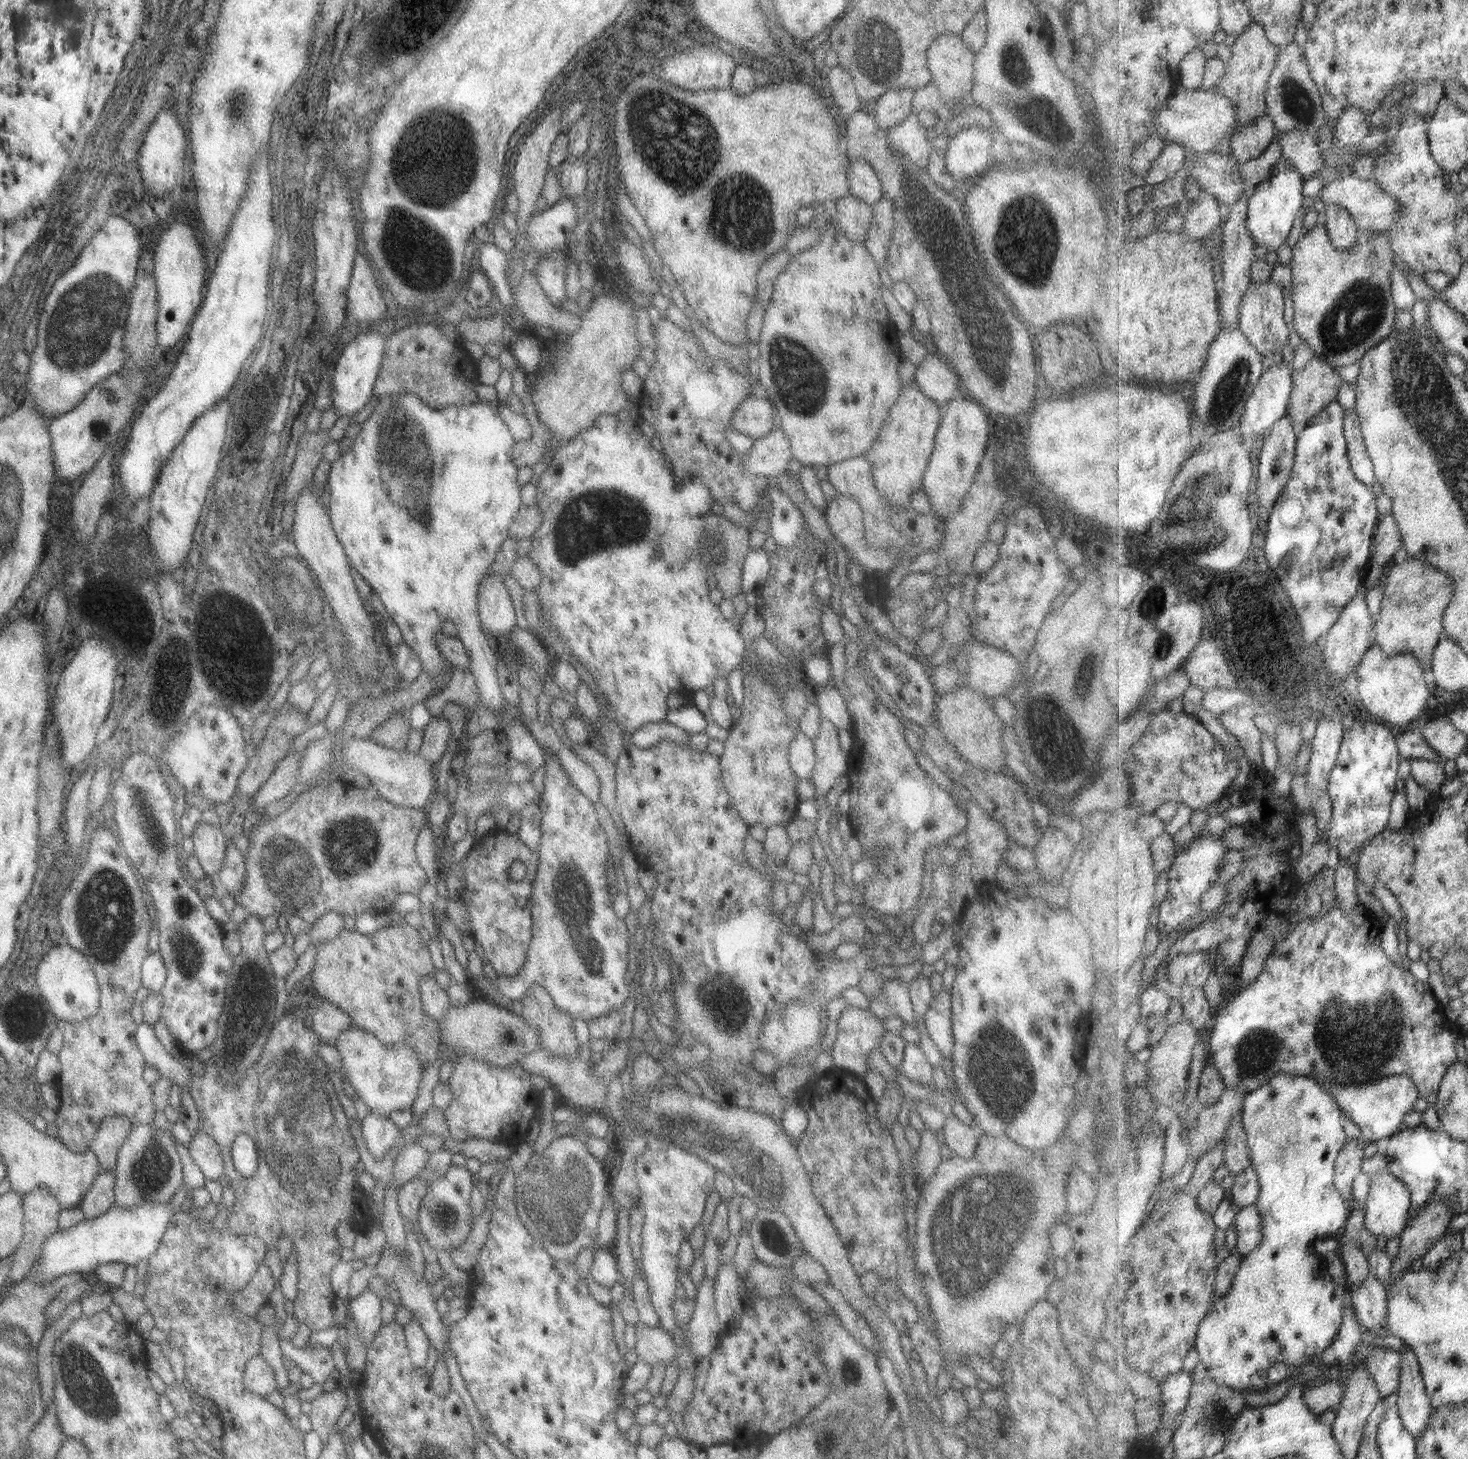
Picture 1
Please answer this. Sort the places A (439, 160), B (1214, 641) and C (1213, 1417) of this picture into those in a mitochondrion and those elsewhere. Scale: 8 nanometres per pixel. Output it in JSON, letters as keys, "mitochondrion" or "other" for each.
{"A":"mitochondrion","B":"other","C":"mitochondrion"}

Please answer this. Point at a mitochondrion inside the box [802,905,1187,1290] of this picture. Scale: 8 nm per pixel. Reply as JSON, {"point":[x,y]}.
{"point":[1006,1075]}

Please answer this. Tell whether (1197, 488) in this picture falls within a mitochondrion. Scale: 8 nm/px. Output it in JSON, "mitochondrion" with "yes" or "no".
{"mitochondrion":"no"}

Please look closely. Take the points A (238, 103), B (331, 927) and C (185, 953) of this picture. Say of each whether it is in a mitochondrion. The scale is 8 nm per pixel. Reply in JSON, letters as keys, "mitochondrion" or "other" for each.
{"A":"mitochondrion","B":"other","C":"mitochondrion"}

